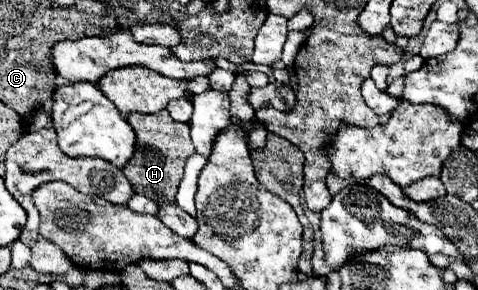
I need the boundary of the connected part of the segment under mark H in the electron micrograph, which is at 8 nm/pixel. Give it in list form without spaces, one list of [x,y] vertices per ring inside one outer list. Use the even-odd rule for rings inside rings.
[[[161,109],[159,113],[131,113],[127,121],[137,133],[137,149],[135,149],[135,157],[131,157],[127,167],[123,167],[125,177],[133,185],[135,193],[145,195],[153,201],[161,197],[165,199],[165,203],[175,203],[175,193],[185,173],[185,163],[195,153],[195,147],[191,143],[189,123],[175,121],[167,109]],[[145,149],[157,153],[143,153]]]

